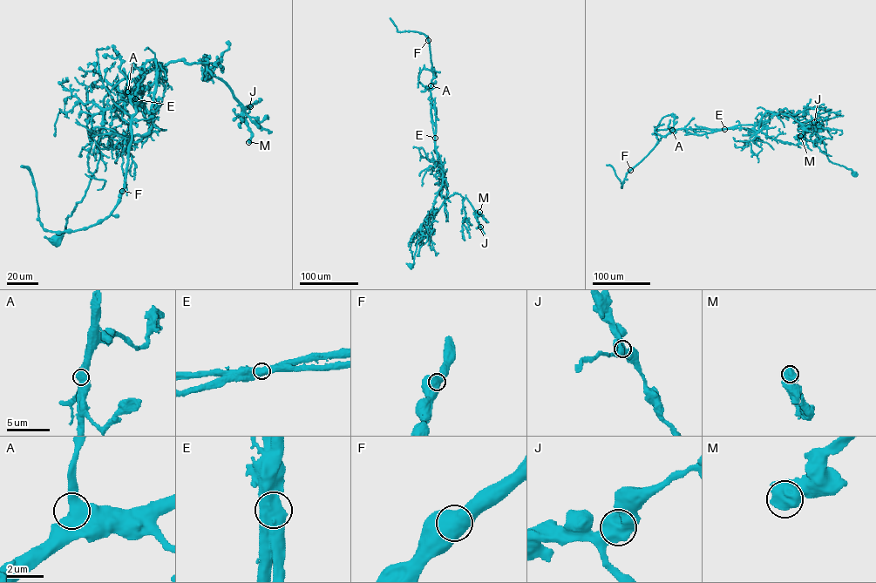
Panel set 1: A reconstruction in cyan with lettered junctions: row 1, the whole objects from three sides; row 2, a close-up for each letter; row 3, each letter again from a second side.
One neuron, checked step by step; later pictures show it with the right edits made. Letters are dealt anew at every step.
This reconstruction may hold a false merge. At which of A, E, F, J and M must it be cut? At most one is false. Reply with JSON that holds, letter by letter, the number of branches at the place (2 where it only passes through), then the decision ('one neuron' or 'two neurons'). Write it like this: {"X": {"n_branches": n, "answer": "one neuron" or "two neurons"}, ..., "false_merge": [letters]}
{"A": {"n_branches": 2, "answer": "one neuron"}, "E": {"n_branches": 2, "answer": "two neurons"}, "F": {"n_branches": 2, "answer": "one neuron"}, "J": {"n_branches": 2, "answer": "one neuron"}, "M": {"n_branches": 2, "answer": "one neuron"}, "false_merge": ["E"]}

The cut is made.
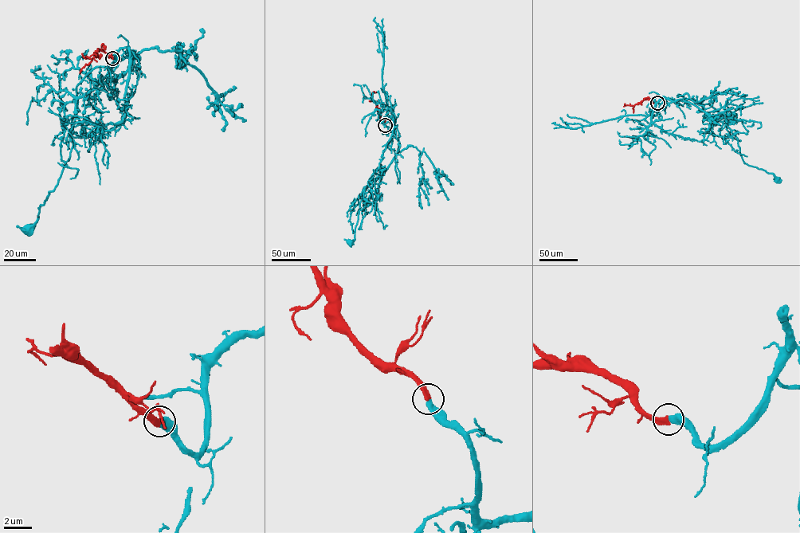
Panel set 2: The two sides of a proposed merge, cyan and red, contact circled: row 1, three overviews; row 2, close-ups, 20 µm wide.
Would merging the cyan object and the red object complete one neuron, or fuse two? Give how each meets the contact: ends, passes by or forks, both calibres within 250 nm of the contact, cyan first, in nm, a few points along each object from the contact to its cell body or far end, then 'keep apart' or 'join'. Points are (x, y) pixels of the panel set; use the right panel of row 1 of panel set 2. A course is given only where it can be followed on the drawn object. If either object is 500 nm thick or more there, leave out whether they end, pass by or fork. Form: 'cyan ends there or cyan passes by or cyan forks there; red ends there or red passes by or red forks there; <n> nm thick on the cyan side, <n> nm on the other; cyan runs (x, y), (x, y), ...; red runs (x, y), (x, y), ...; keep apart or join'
cyan ends there; red ends there; 420 nm thick on the cyan side, 360 nm on the other; cyan runs (657, 103), (664, 96), (709, 104), (725, 117), (744, 162), (777, 179); red runs (657, 103), (648, 99), (634, 105), (625, 104); join

